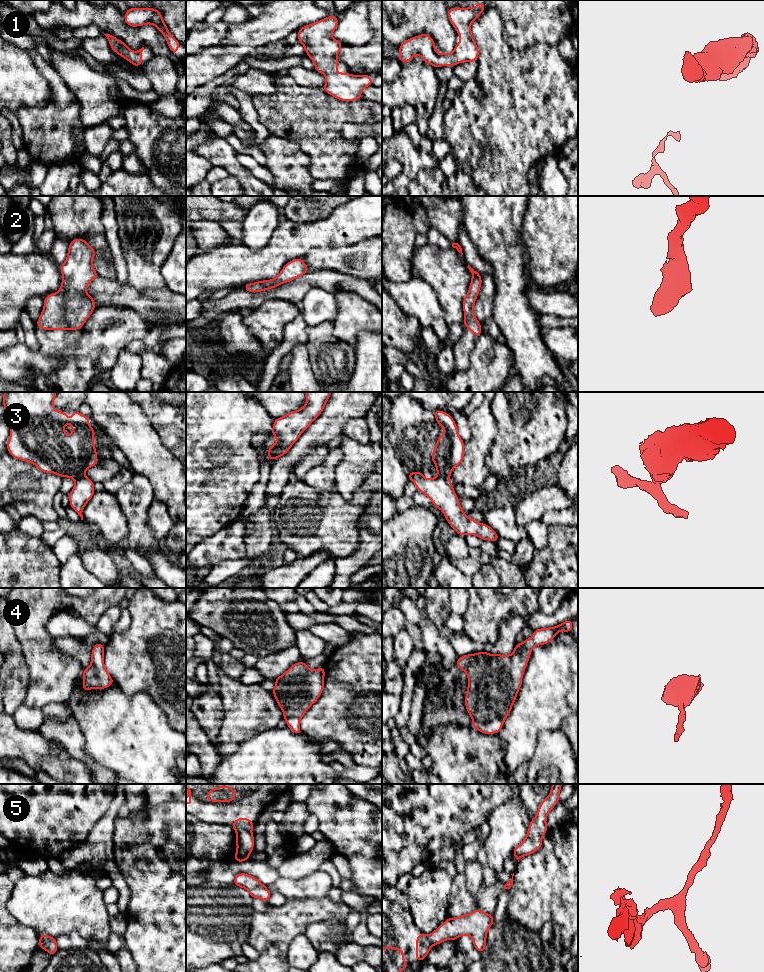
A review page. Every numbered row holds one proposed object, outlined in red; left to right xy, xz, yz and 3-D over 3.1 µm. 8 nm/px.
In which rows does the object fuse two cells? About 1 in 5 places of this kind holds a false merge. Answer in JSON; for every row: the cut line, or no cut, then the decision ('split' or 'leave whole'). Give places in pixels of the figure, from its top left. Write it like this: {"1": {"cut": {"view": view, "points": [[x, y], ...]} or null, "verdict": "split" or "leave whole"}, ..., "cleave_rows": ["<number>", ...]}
{"1": {"cut": null, "verdict": "leave whole"}, "2": {"cut": null, "verdict": "leave whole"}, "3": {"cut": {"view": "xz", "points": [[269, 447], [277, 457]]}, "verdict": "split"}, "4": {"cut": null, "verdict": "leave whole"}, "5": {"cut": {"view": "xz", "points": [[250, 831], [237, 832]]}, "verdict": "split"}, "cleave_rows": ["3", "5"]}

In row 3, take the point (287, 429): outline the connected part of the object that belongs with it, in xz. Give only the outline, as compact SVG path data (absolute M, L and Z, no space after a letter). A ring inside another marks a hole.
M306 392L306 404L297 411L274 420L271 434L277 441L271 452L278 457L285 455L300 435L322 413L332 392Z

